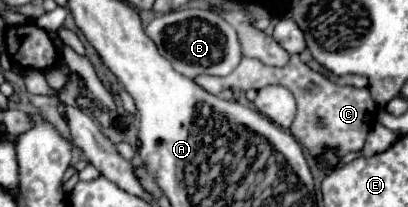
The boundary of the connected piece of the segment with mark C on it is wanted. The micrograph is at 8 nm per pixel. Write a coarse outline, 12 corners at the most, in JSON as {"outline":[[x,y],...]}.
{"outline":[[298,54],[282,68],[242,58],[210,94],[280,84],[298,106],[290,132],[316,160],[362,150],[378,110],[368,88],[338,86]]}

